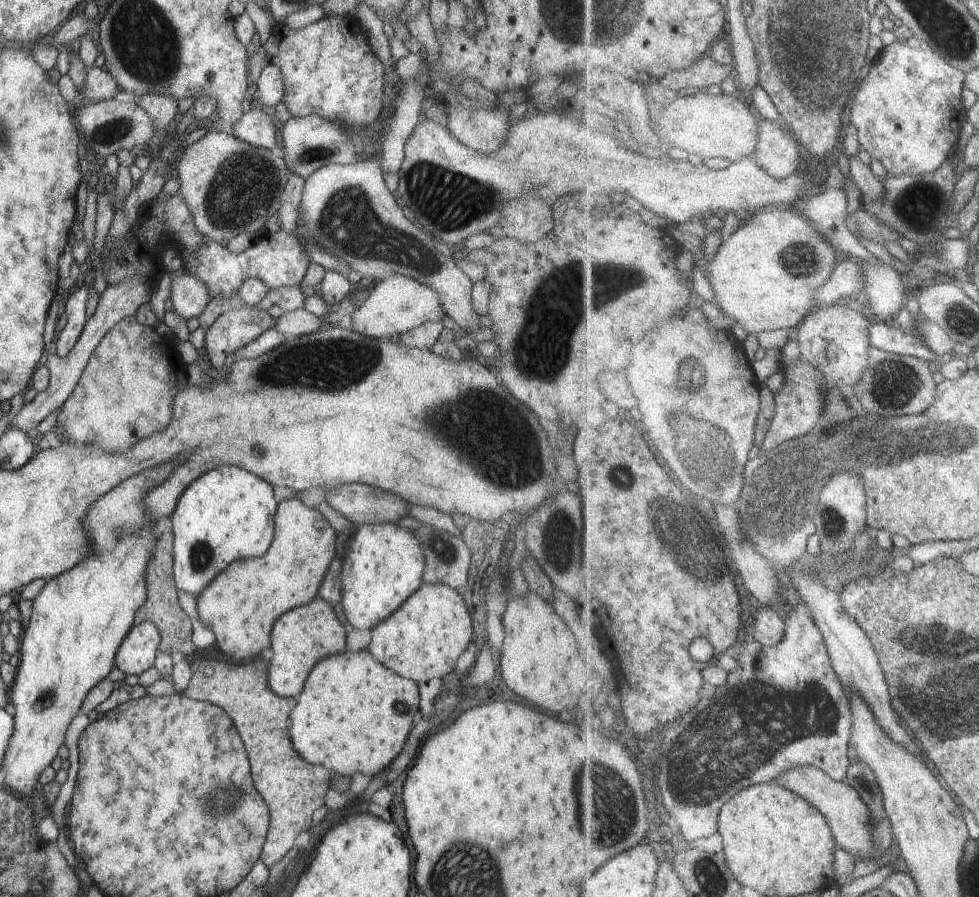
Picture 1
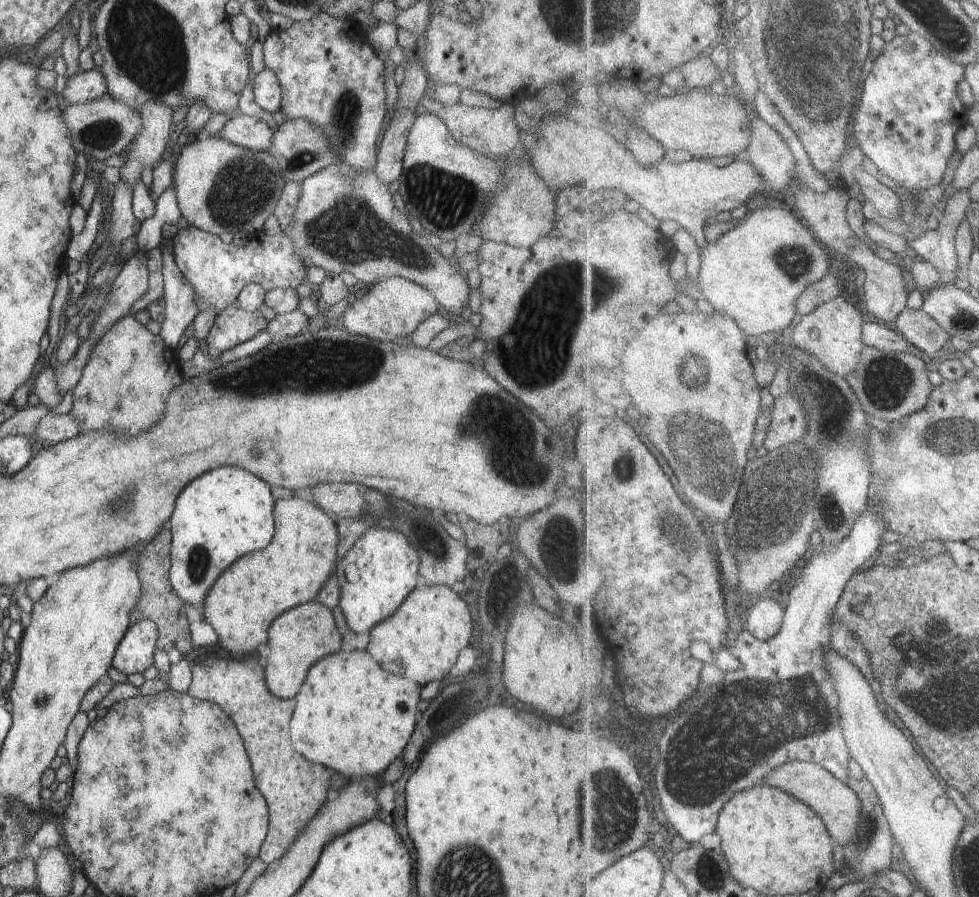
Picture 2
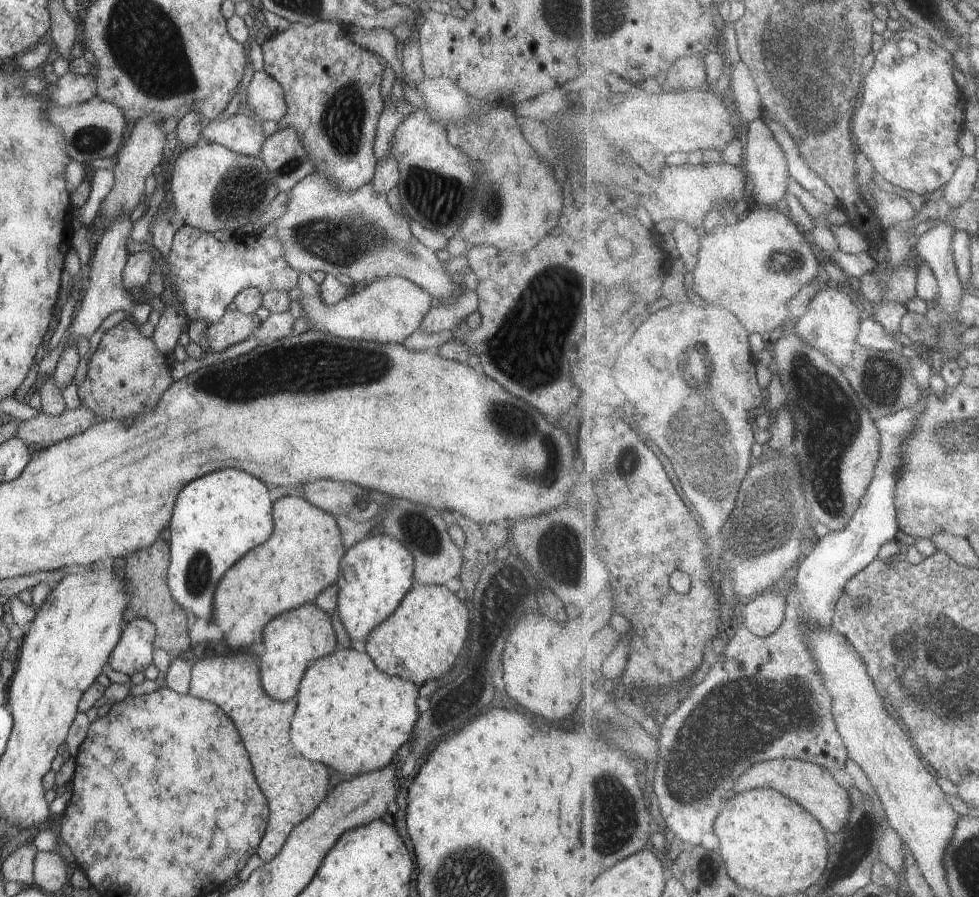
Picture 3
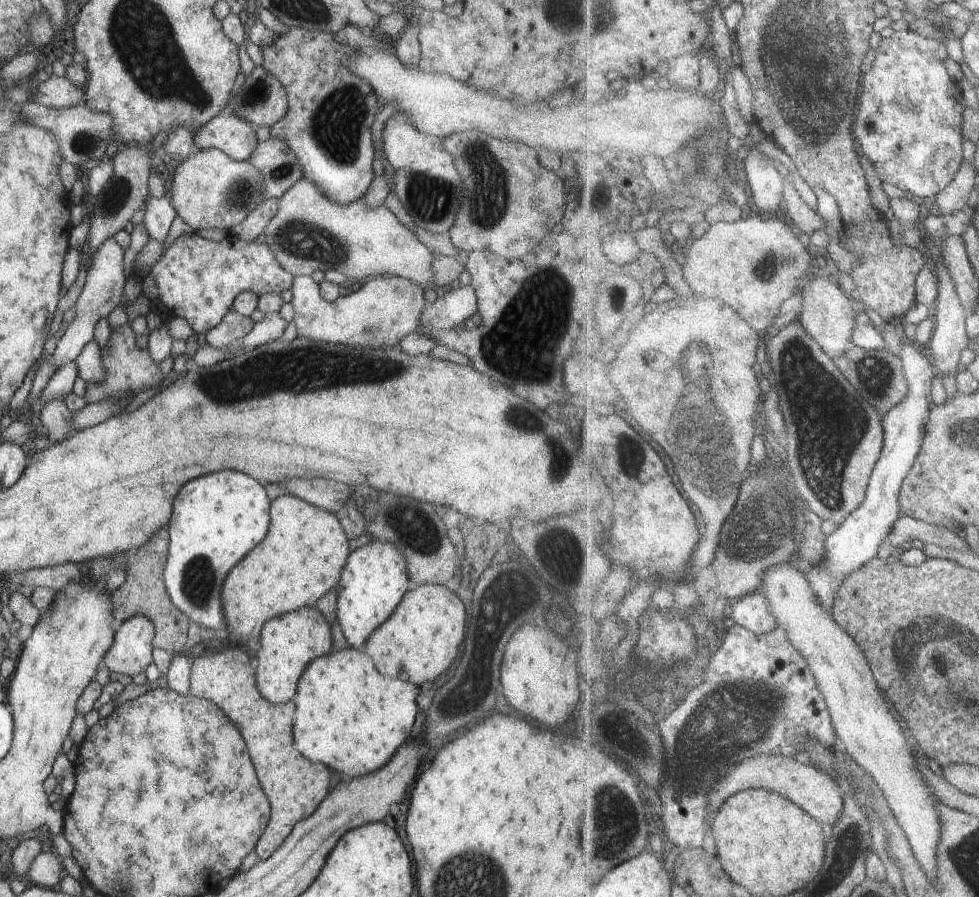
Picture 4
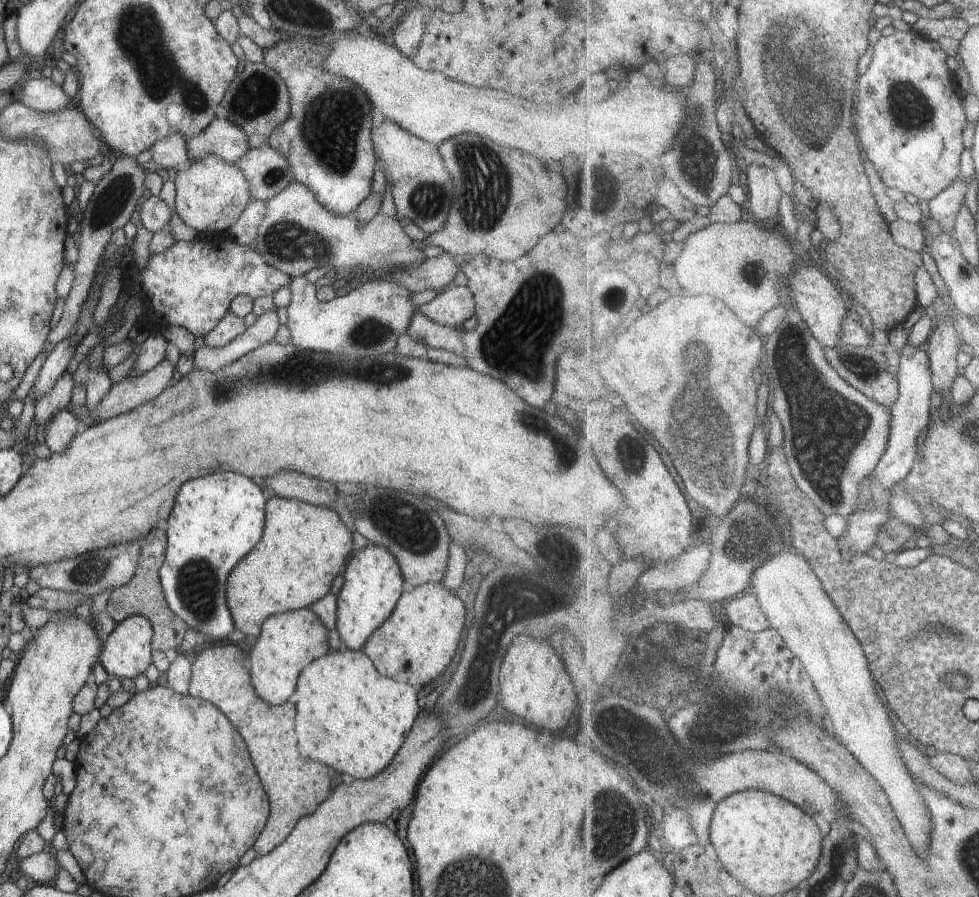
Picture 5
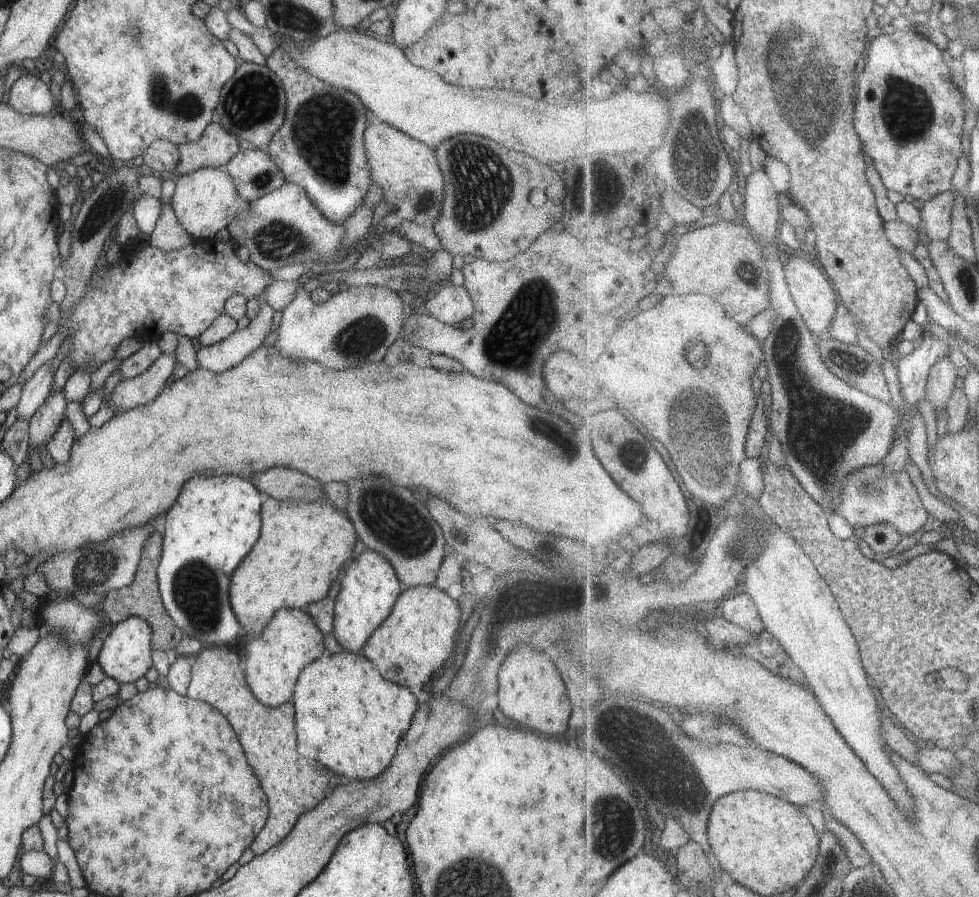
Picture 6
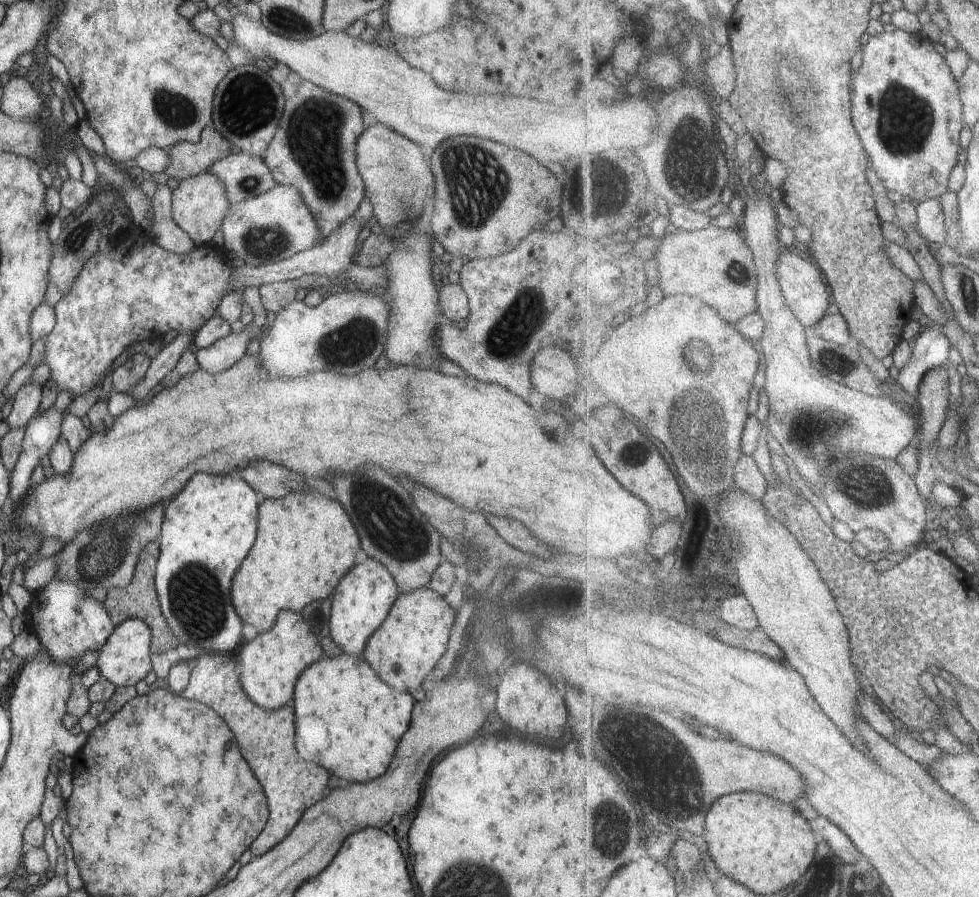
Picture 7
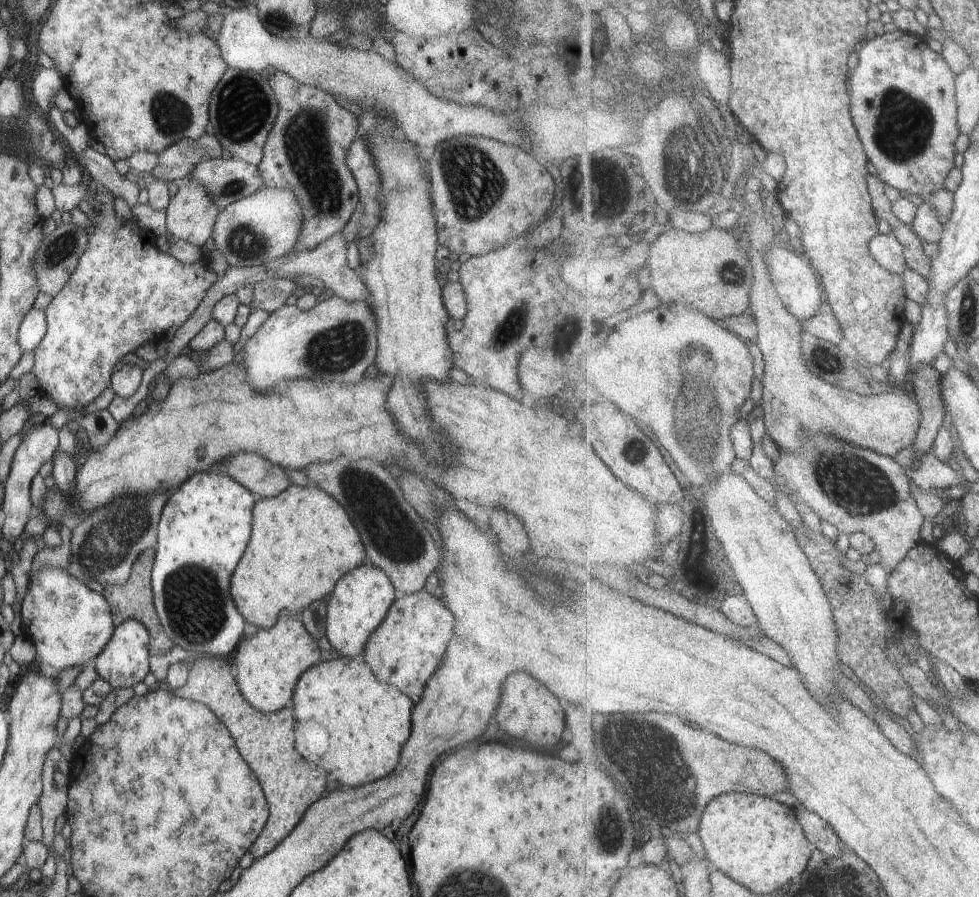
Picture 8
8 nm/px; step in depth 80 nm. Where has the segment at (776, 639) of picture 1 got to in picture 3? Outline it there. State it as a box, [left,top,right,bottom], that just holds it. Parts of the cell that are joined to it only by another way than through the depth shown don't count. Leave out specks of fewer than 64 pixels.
[741,594,787,637]

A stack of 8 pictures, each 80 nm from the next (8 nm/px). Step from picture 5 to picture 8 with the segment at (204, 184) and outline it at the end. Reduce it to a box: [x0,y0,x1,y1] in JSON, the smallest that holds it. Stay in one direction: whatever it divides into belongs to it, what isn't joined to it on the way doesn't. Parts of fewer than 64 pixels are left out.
[165,179,218,248]

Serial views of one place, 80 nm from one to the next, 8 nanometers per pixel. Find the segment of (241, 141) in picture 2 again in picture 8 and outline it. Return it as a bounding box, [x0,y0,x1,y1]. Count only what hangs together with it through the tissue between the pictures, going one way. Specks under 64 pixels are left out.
[151,132,222,183]

